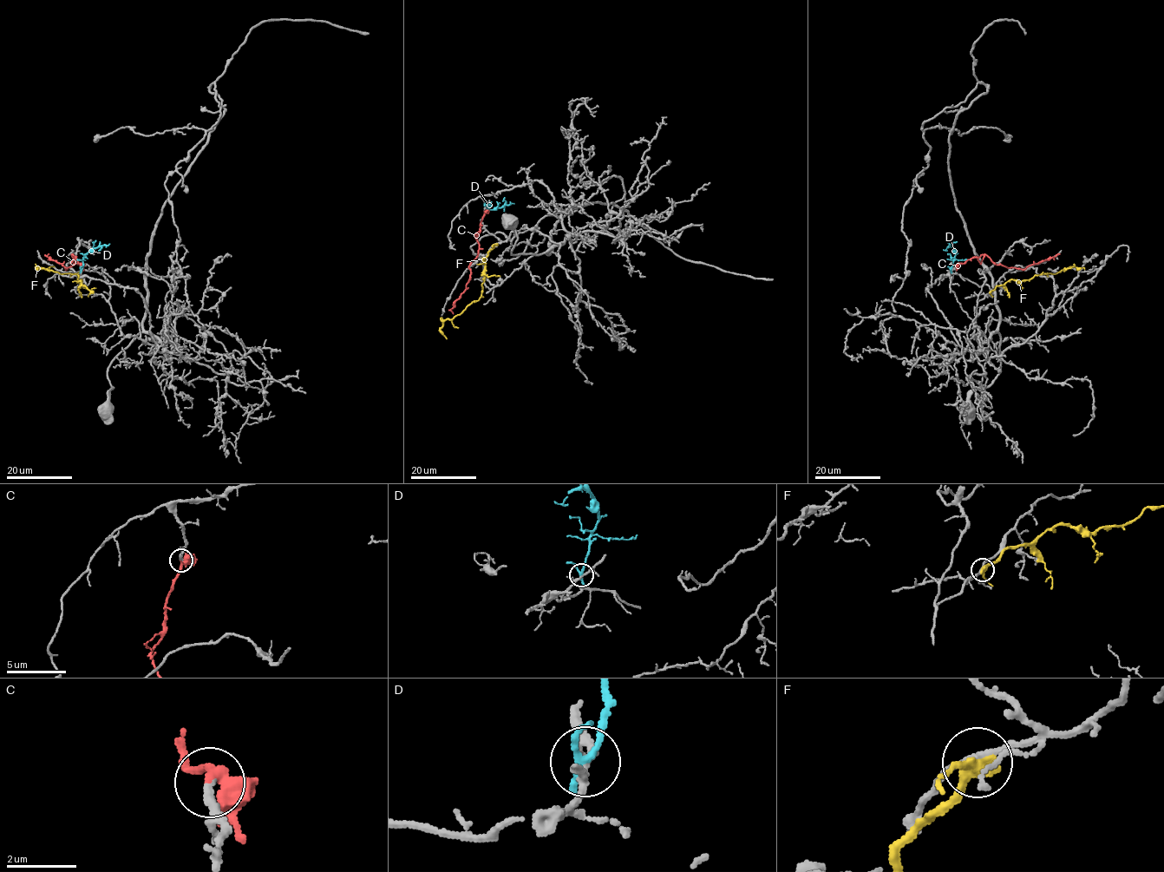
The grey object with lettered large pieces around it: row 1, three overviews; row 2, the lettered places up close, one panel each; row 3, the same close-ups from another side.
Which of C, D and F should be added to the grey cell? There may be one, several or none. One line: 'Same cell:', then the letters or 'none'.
Same cell: C

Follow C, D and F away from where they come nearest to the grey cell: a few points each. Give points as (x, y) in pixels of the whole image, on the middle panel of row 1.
C: (485, 212), (476, 240), (479, 250), (469, 265), (470, 278), (451, 310), (453, 314)
D: (486, 205), (493, 210), (514, 203)
F: (495, 245), (485, 261), (481, 296), (461, 313), (443, 322), (440, 331), (446, 338)

